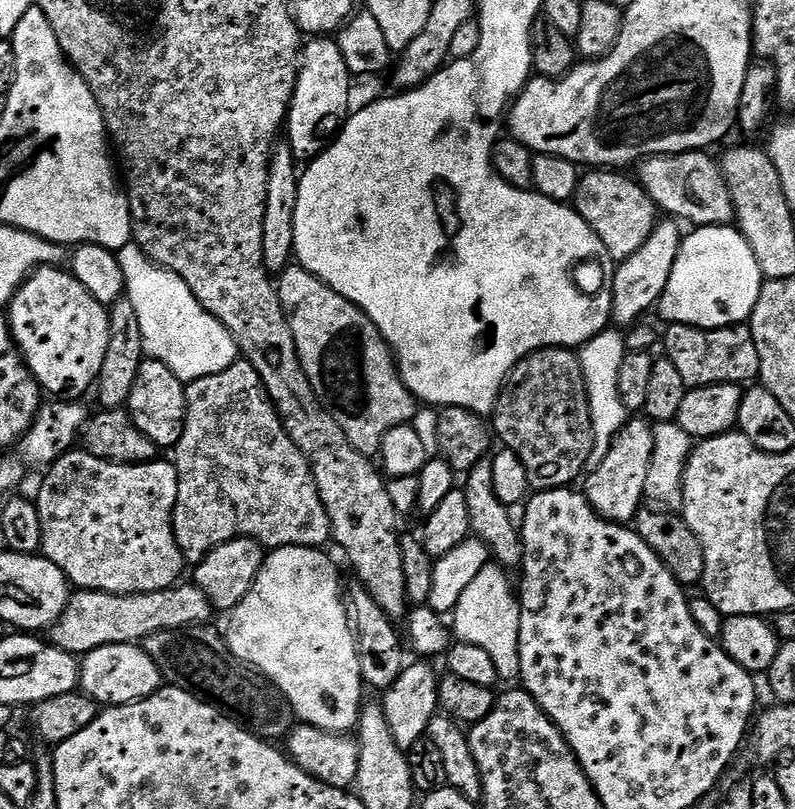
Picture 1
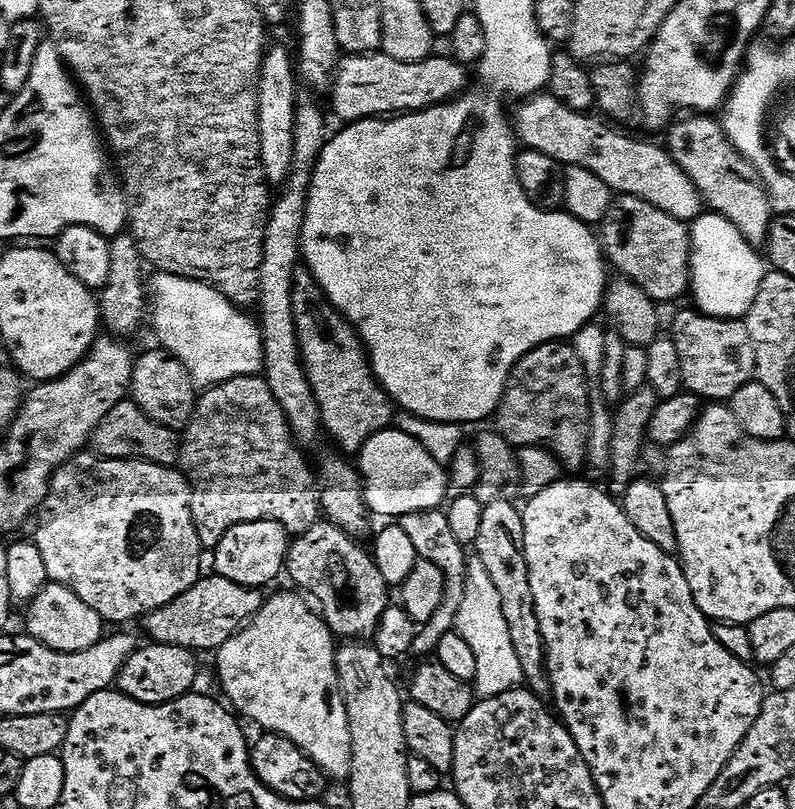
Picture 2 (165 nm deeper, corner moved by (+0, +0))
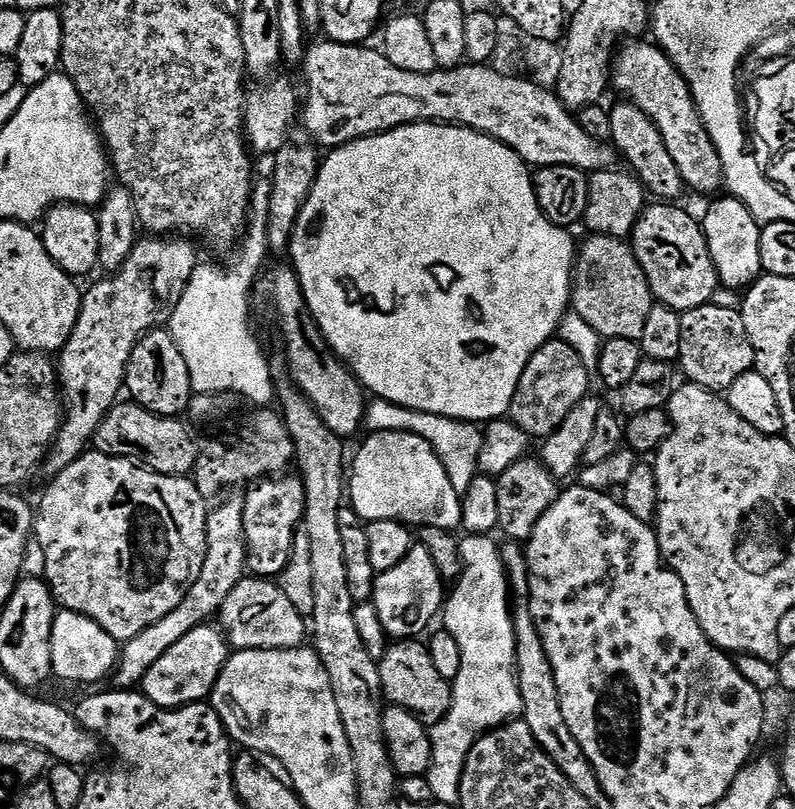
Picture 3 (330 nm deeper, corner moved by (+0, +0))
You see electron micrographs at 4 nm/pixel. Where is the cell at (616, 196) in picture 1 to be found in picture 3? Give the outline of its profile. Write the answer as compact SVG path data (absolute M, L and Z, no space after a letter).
M652 202L641 212L638 222L632 228L630 243L632 252L638 258L642 270L646 274L646 282L650 286L653 297L667 308L681 314L694 310L703 304L713 303L716 292L715 284L718 284L718 273L712 265L712 255L708 239L704 237L704 229L701 221L696 220L688 212L676 208L672 202Z

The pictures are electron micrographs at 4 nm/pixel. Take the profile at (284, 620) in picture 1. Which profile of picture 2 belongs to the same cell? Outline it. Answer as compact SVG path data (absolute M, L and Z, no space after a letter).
M295 591L292 592L280 592L277 596L269 595L267 599L265 599L263 606L261 606L260 613L257 614L239 634L234 638L230 638L218 649L214 659L216 659L216 668L220 671L220 684L224 687L225 694L228 695L229 701L227 700L227 703L231 705L245 721L247 721L246 719L253 720L258 727L264 728L260 730L263 730L265 733L287 738L294 746L300 748L305 755L309 756L309 758L316 763L317 767L320 768L321 772L324 773L329 781L347 781L352 774L352 739L350 738L350 726L348 725L348 715L346 714L346 702L340 689L340 675L336 669L338 644L333 637L332 631L328 629L328 626L314 611L313 605L309 603L303 595L297 594Z

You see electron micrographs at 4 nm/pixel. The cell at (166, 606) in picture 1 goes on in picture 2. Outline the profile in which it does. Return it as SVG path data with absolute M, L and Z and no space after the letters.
M209 574L193 588L186 590L186 594L174 598L174 602L143 617L142 625L148 631L149 641L191 648L197 654L212 654L239 634L260 613L265 599L265 593L259 588L238 586L238 582L230 582L230 578Z

